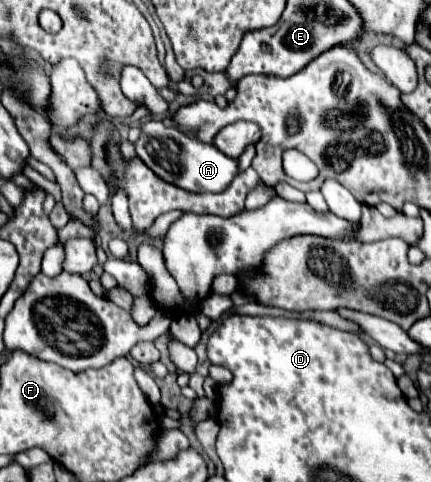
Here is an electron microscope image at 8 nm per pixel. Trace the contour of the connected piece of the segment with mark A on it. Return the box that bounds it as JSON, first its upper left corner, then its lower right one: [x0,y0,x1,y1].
[135,120,239,192]

